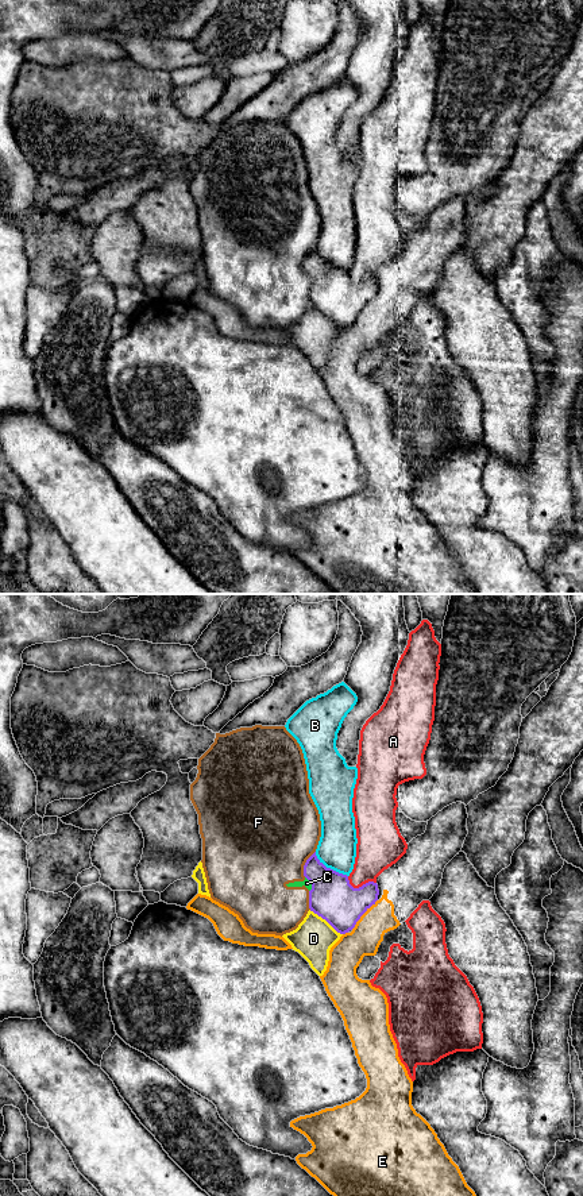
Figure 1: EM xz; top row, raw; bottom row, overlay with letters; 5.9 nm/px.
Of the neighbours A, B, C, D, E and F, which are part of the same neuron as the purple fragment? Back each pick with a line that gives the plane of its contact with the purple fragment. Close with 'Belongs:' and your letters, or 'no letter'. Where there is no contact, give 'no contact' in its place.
Belongs: no letter

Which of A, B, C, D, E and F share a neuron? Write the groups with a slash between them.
A / B / C F / D / E

